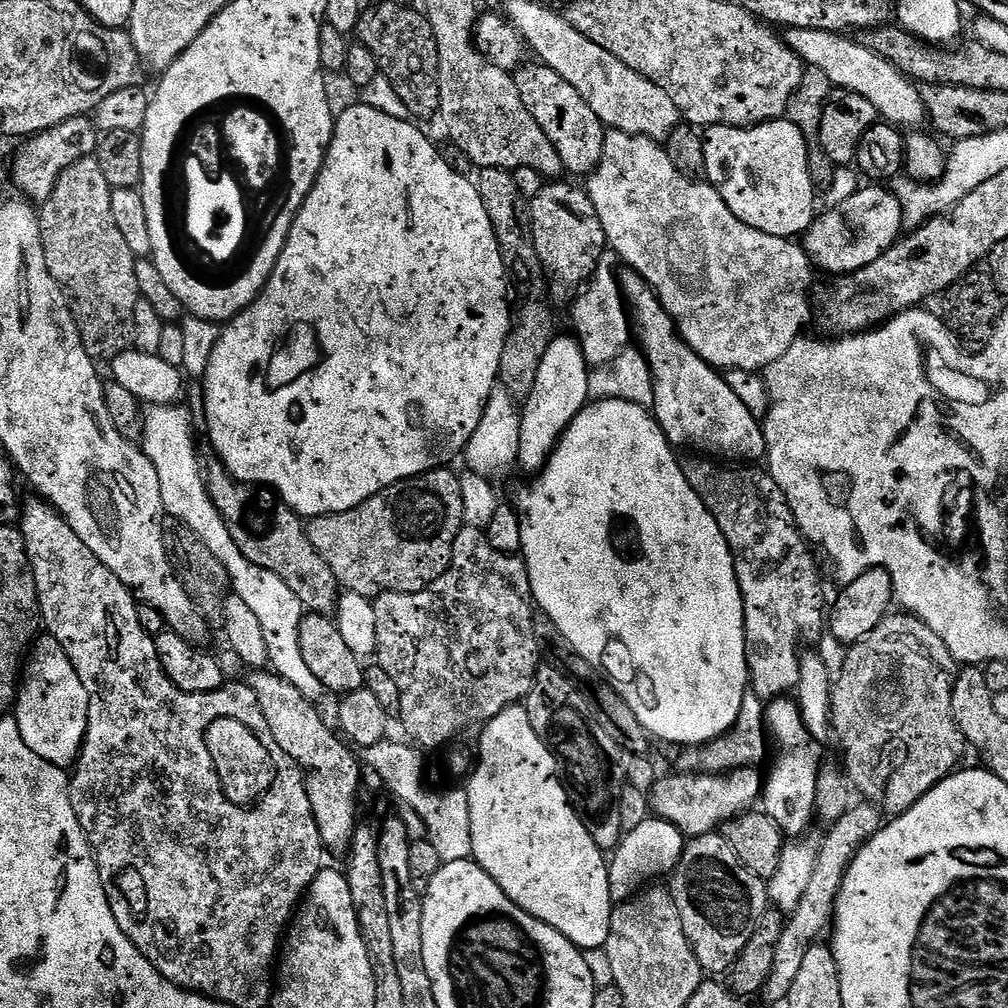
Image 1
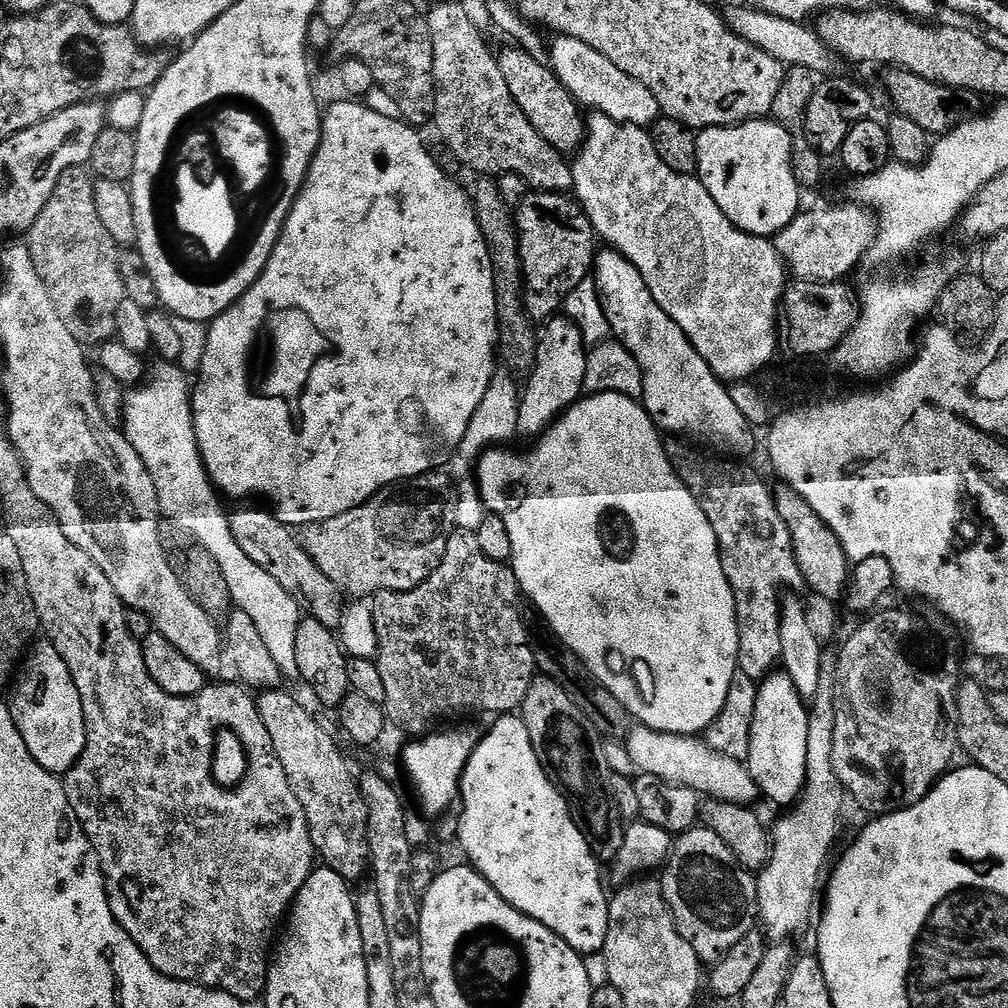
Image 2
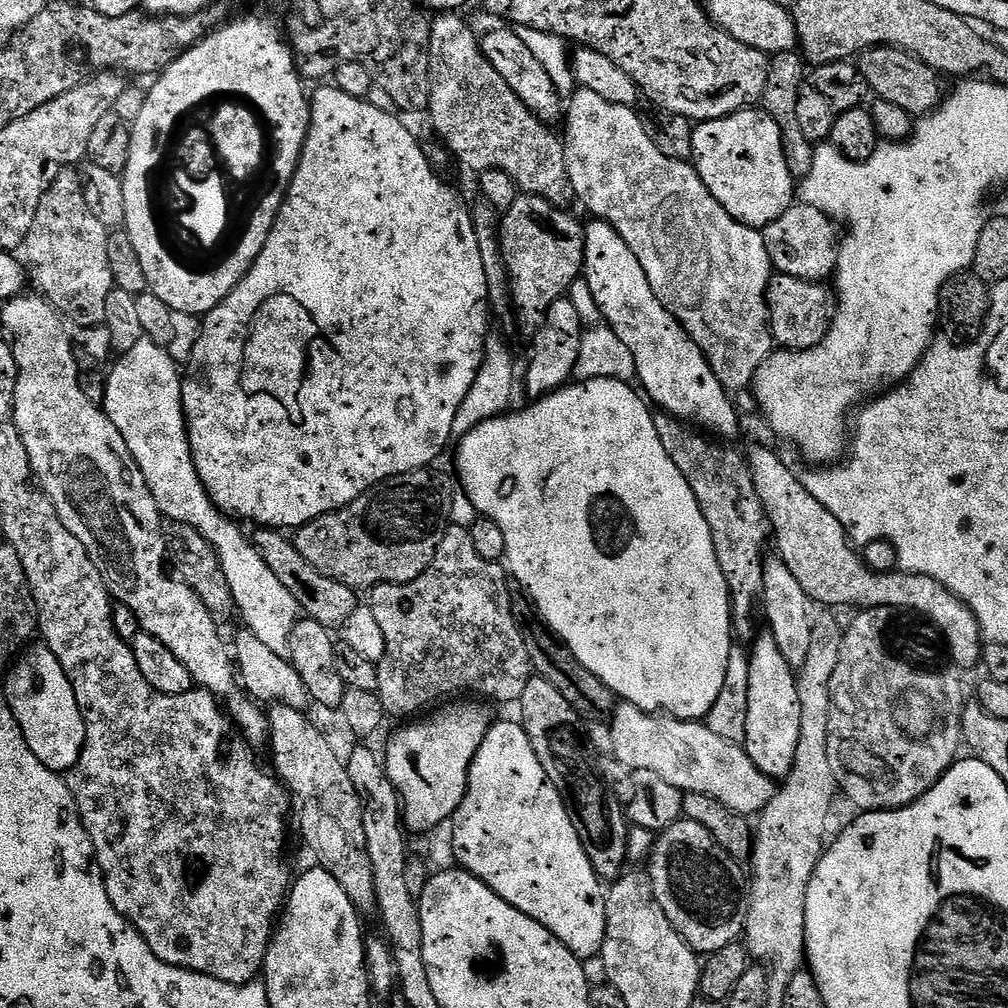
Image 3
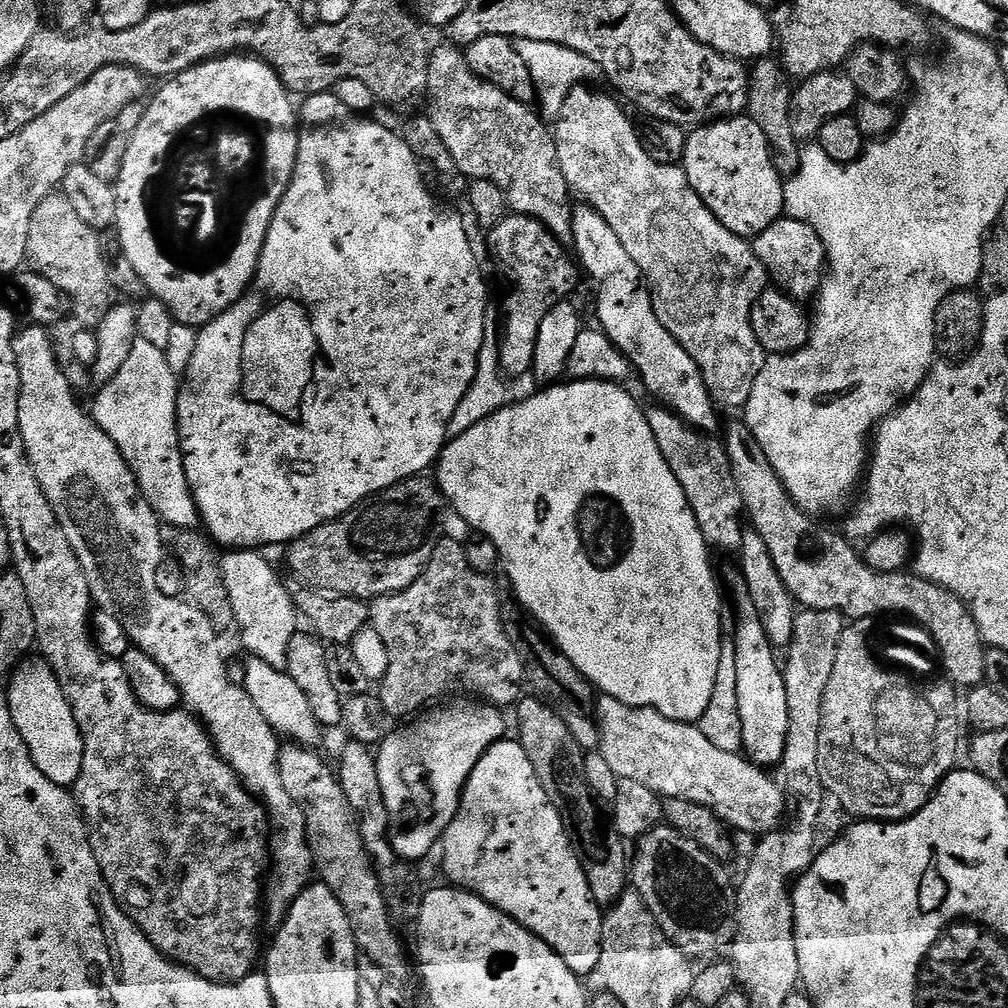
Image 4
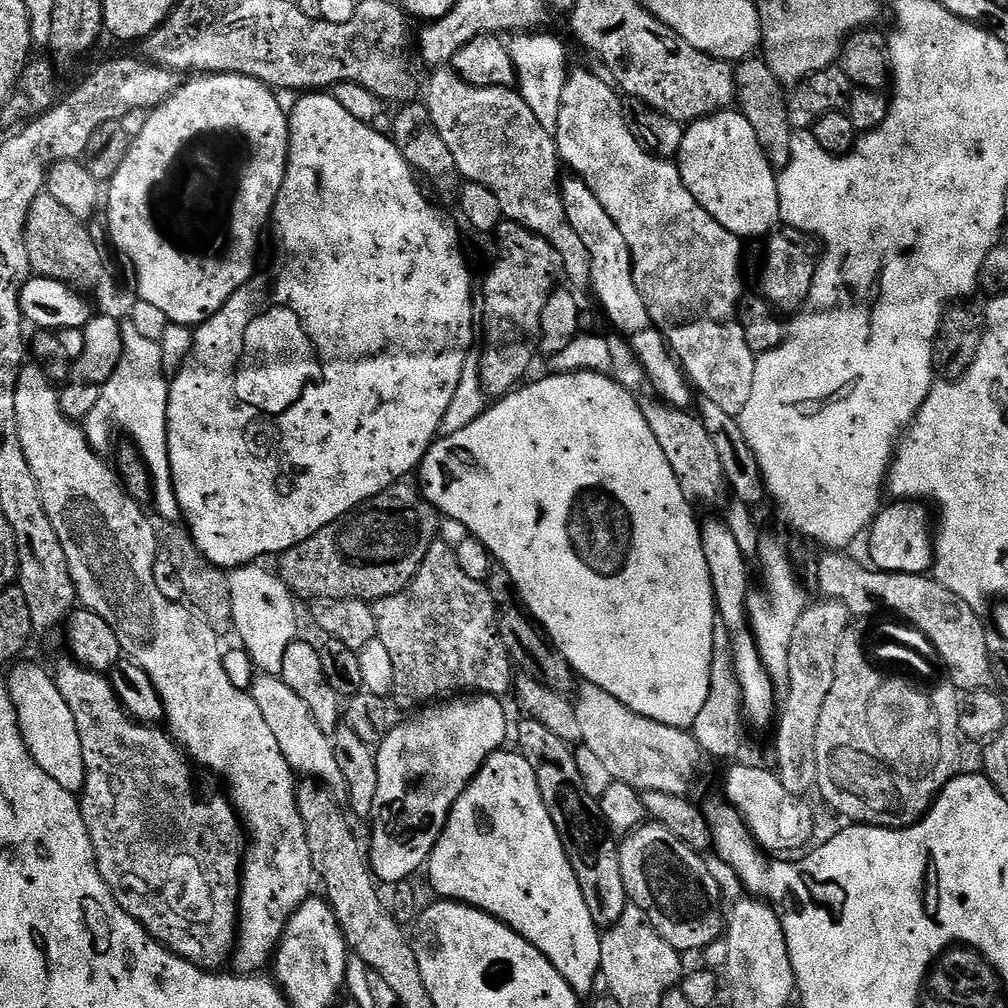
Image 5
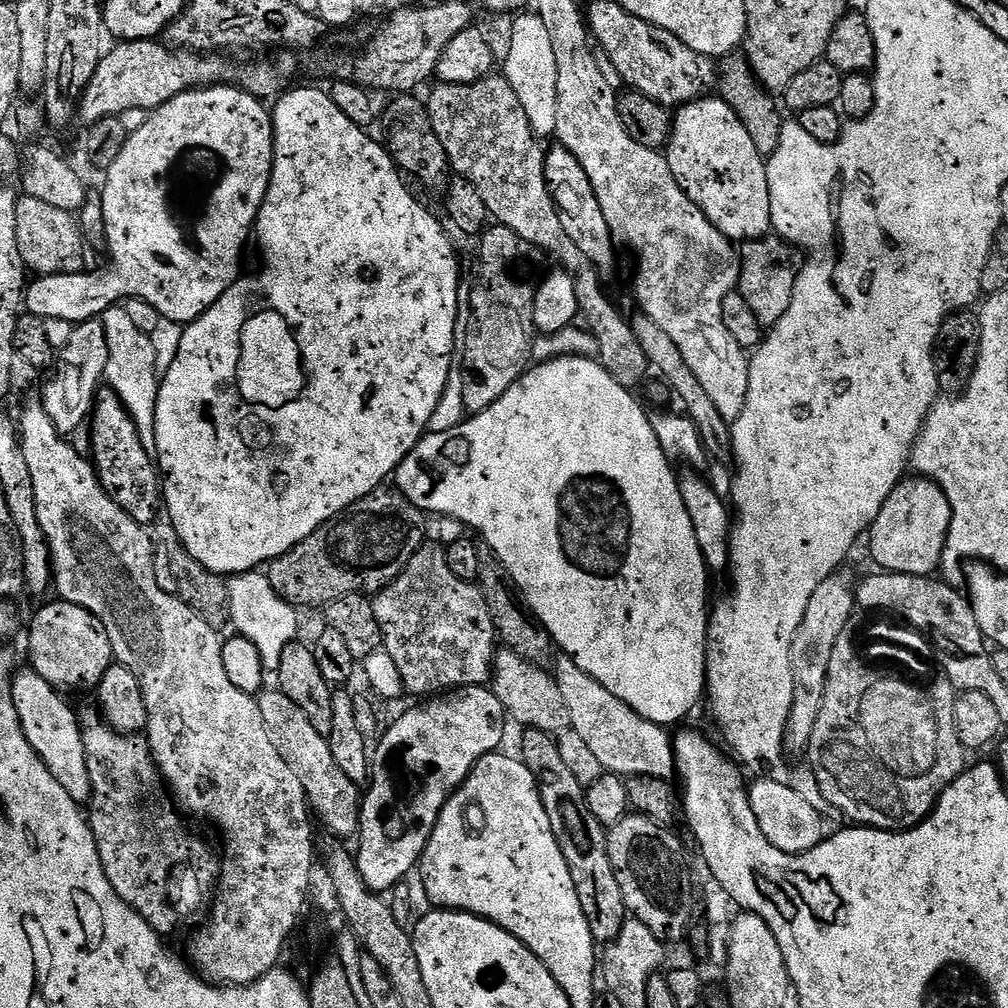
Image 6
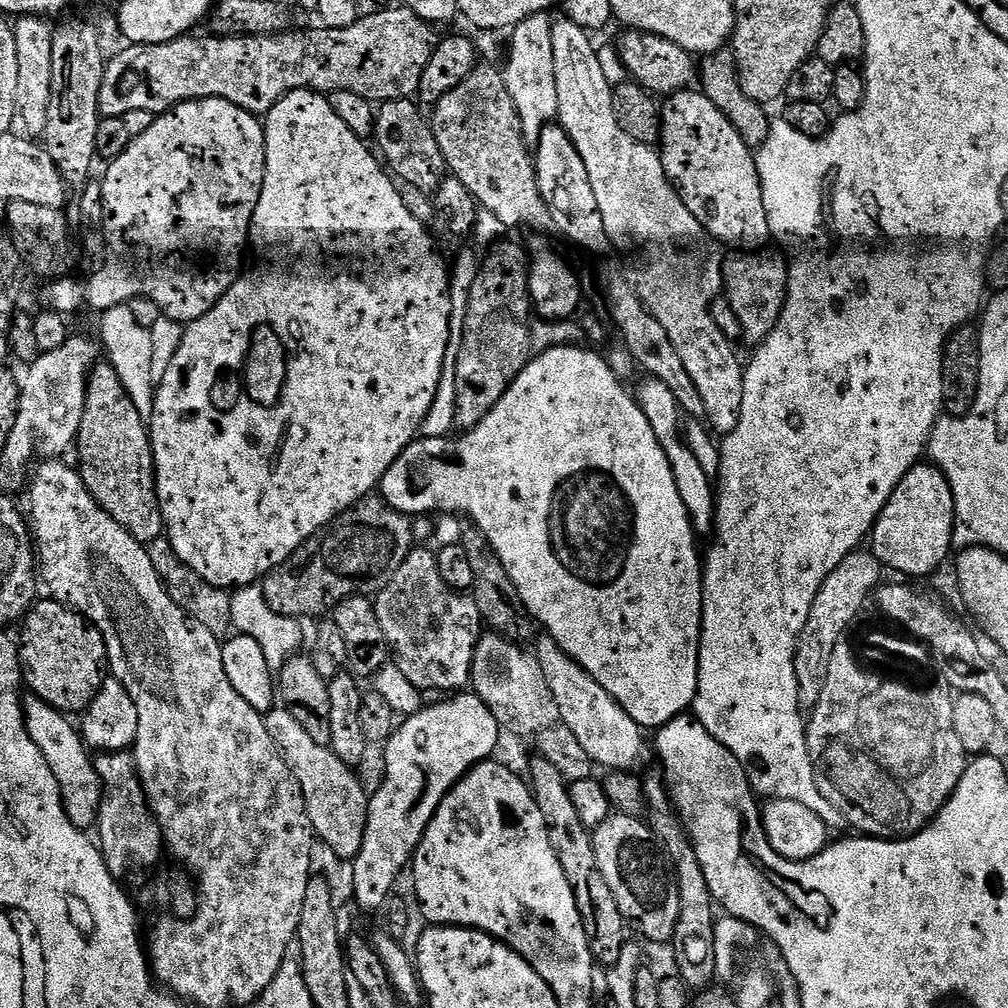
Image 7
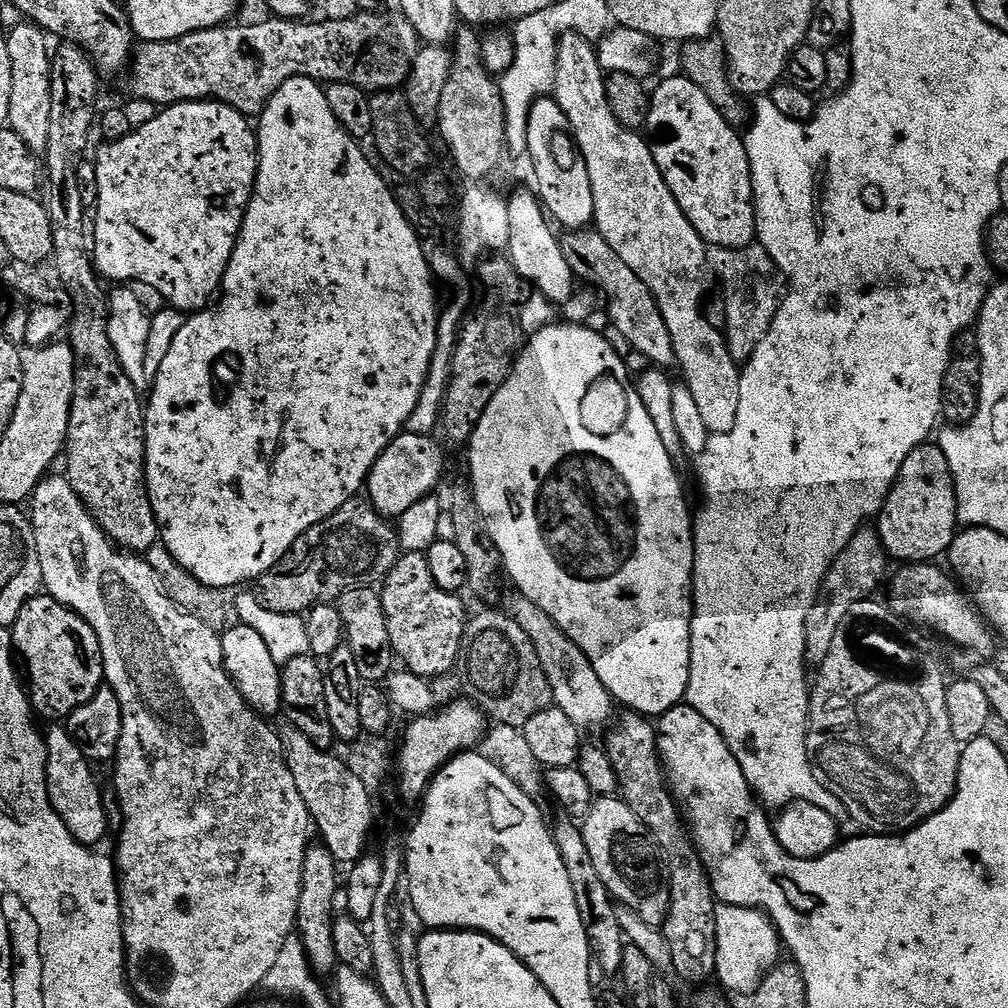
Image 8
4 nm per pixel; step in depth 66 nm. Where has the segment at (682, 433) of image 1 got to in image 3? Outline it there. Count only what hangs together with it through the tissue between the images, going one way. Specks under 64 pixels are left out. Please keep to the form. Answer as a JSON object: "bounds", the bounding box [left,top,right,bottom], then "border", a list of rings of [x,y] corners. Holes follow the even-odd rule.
{"bounds":[582,219,741,442],"border":[[[593,219],[591,223],[584,230],[582,276],[600,307],[603,323],[608,323],[605,325],[612,335],[620,339],[624,352],[632,355],[643,395],[657,409],[669,412],[676,419],[673,421],[683,422],[720,442],[737,439],[741,435],[741,417],[700,347],[658,302],[642,266],[619,234],[601,220]]]}

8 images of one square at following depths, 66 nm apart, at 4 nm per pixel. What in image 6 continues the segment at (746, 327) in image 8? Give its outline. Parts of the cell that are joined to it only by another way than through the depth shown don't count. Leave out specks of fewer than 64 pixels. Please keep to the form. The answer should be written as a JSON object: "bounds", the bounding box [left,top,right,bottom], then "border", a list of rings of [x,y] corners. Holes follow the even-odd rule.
{"bounds":[738,234,798,326],"border":[[[775,234],[762,240],[749,240],[745,248],[748,249],[745,252],[743,249],[740,256],[738,291],[746,302],[746,306],[754,310],[754,318],[758,318],[762,326],[771,326],[784,317],[786,310],[790,310],[798,275],[797,253],[788,241],[781,240]]]}

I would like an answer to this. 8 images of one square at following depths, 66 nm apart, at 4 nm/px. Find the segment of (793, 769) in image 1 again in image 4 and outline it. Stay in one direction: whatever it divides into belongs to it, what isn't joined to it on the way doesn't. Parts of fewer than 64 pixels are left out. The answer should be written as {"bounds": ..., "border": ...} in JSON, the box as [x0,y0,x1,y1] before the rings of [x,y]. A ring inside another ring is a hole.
{"bounds":[726,571,790,770],"border":[[[739,571],[732,572],[726,580],[726,592],[732,595],[732,608],[736,622],[735,640],[738,668],[738,710],[742,722],[742,744],[747,759],[753,764],[768,770],[779,765],[784,757],[790,722],[790,702],[787,698],[784,669],[781,661],[776,661],[777,649],[762,626],[758,606],[750,598],[750,586]]]}

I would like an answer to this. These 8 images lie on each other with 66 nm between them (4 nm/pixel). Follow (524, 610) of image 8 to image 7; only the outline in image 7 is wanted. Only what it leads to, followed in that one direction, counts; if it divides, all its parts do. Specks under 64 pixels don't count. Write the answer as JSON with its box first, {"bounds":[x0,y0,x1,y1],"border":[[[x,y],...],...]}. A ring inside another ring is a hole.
{"bounds":[534,634,645,770],"border":[[[547,634],[541,637],[534,649],[534,655],[542,666],[542,674],[546,678],[546,684],[550,686],[550,694],[554,694],[554,702],[560,711],[562,723],[570,730],[570,734],[574,734],[574,738],[578,738],[578,742],[582,742],[582,750],[586,750],[586,754],[590,754],[590,758],[599,767],[601,764],[604,770],[635,769],[636,759],[640,756],[640,747],[644,744],[645,736],[640,724],[634,722],[630,714],[626,714],[624,707],[578,661],[567,656],[556,640]]]}

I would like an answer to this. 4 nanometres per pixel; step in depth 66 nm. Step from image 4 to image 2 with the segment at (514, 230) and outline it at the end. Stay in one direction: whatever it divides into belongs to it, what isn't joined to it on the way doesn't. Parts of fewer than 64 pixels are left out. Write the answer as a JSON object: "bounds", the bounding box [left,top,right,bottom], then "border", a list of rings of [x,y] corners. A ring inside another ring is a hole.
{"bounds":[514,194,598,322],"border":[[[529,194],[514,215],[524,267],[524,305],[533,321],[547,322],[565,307],[571,292],[589,279],[596,263],[598,237],[579,203],[564,194]]]}

